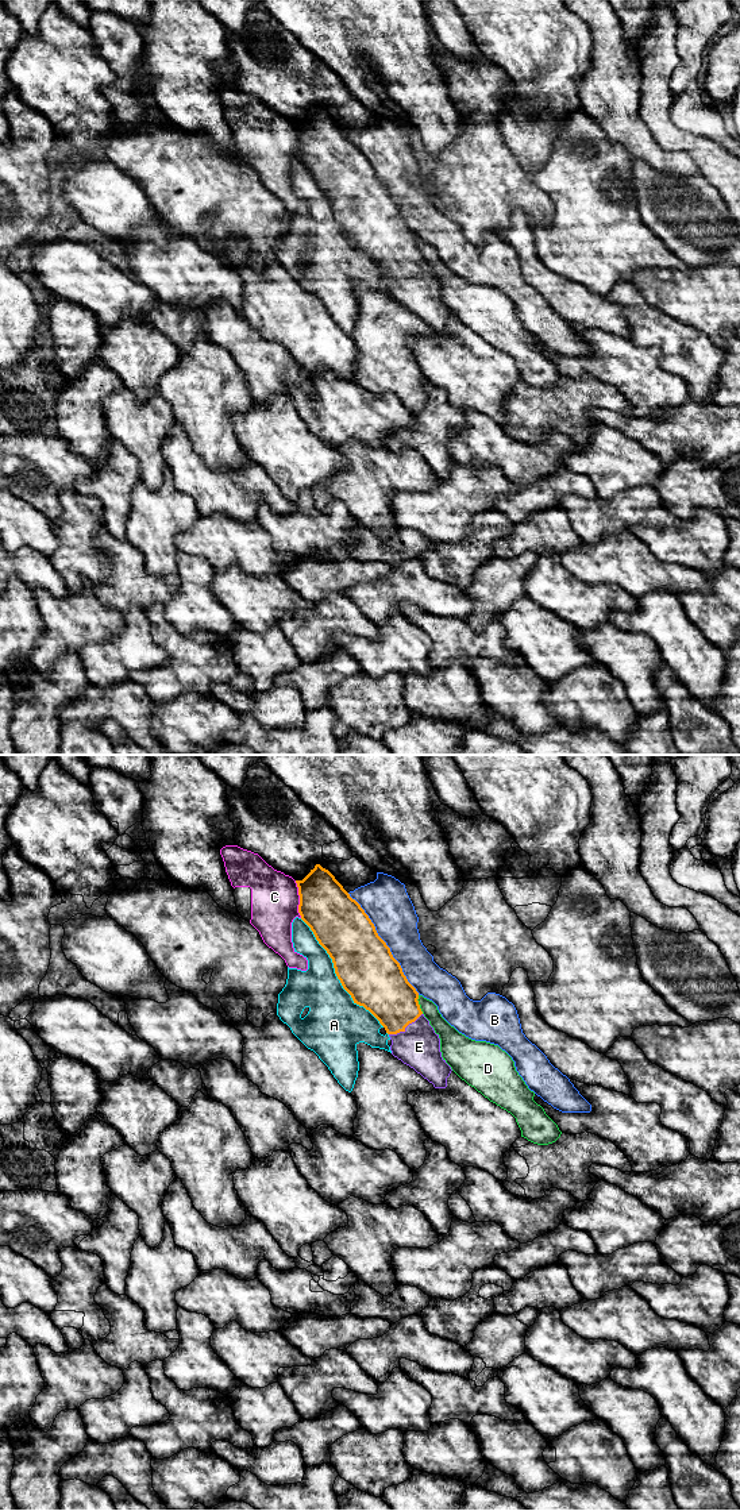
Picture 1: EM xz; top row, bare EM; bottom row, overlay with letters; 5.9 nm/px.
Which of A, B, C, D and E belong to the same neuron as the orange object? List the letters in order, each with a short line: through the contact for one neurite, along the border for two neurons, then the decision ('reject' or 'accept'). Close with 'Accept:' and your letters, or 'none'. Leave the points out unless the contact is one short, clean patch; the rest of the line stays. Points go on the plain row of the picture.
A: reject
B: reject
C: reject
D: reject
E: accept
Accept: E

